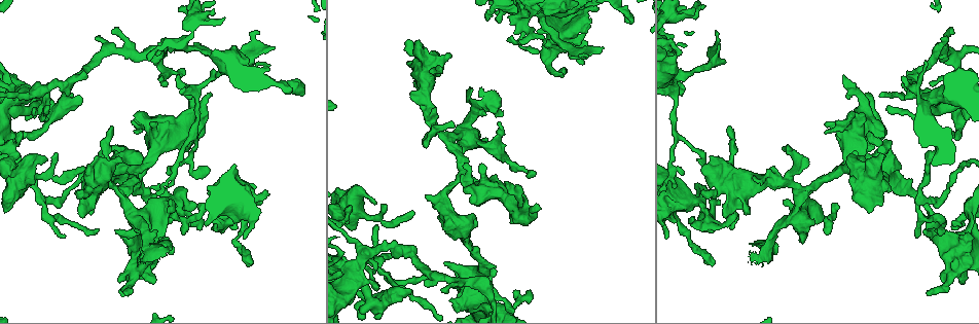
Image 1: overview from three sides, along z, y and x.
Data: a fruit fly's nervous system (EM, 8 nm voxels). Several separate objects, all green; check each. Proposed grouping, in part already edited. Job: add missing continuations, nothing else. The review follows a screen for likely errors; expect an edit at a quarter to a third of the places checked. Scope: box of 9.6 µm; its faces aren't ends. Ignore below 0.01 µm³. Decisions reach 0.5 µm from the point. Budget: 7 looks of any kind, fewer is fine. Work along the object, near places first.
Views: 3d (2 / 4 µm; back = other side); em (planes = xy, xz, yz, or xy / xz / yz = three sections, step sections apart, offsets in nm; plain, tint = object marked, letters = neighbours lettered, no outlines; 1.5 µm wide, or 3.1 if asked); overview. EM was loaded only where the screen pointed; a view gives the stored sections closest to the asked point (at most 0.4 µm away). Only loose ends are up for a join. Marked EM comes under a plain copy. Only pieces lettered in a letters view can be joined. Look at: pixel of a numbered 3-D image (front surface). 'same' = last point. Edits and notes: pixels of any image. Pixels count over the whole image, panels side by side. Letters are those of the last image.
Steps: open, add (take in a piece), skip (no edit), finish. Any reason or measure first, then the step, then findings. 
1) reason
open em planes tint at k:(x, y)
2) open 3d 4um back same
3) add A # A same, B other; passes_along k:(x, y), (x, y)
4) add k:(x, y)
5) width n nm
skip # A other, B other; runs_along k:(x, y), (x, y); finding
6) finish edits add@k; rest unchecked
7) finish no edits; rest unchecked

open 3d 2um at 1:(533, 172)

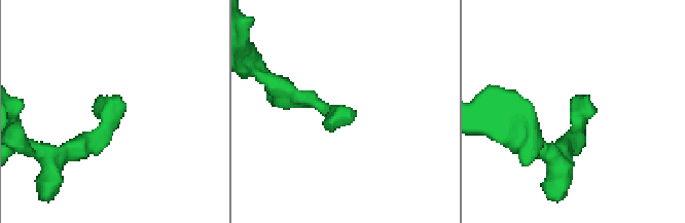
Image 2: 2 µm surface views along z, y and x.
open em planes letters at 2:(346, 111)

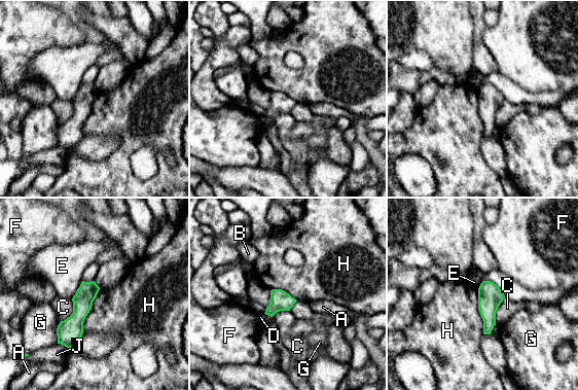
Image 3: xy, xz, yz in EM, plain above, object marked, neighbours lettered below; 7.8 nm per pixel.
longest_contact H 380 nm
skip # A other, B other, C other, D other, E other, F other, G other, H other, J other; runs_along 3:(93, 284), (72, 328), (60, 341); no lettered piece goes on from it

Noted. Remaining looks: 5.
an open end
open em xz step 4 tint at 1:(125, 292)

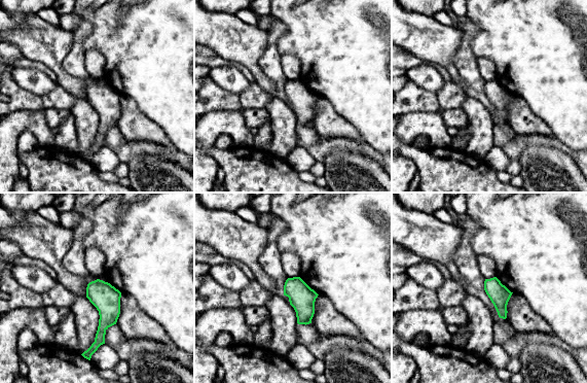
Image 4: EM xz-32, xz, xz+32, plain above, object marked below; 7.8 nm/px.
open em planes letters same

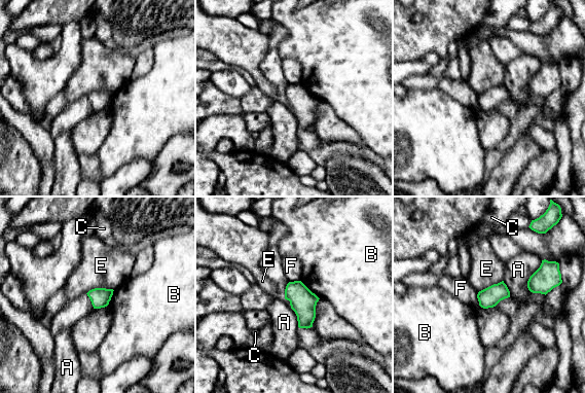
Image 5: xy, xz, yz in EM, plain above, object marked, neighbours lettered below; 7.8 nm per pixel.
longest_contact A 280 nm
skip # A other, B other, C other, E other, F other; border 5:(113, 289), (92, 288), (85, 293); no lettered piece goes on from it

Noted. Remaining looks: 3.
thin end
open em xy step 4 tint at 1:(165, 86)

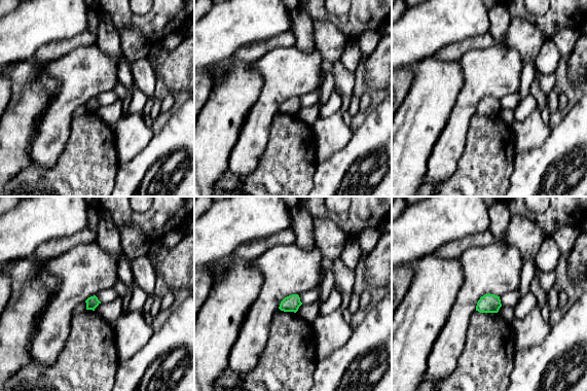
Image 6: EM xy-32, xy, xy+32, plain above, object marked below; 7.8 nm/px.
another direction
open em planes letters same

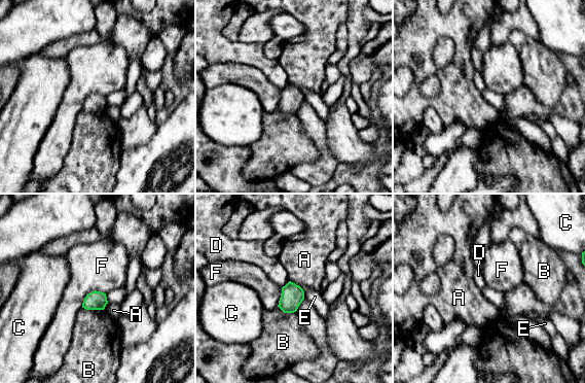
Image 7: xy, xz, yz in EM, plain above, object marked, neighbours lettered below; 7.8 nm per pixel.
width 140 nm; longest_contact F 220 nm
skip # A other, B other, C other, D other, E other, F other; none of them fits

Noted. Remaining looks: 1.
finish no edits; rest unchecked

